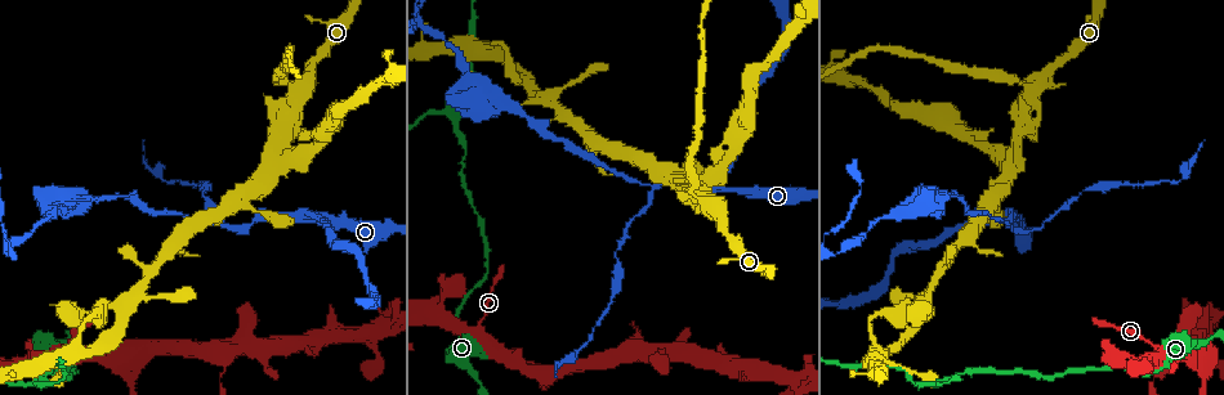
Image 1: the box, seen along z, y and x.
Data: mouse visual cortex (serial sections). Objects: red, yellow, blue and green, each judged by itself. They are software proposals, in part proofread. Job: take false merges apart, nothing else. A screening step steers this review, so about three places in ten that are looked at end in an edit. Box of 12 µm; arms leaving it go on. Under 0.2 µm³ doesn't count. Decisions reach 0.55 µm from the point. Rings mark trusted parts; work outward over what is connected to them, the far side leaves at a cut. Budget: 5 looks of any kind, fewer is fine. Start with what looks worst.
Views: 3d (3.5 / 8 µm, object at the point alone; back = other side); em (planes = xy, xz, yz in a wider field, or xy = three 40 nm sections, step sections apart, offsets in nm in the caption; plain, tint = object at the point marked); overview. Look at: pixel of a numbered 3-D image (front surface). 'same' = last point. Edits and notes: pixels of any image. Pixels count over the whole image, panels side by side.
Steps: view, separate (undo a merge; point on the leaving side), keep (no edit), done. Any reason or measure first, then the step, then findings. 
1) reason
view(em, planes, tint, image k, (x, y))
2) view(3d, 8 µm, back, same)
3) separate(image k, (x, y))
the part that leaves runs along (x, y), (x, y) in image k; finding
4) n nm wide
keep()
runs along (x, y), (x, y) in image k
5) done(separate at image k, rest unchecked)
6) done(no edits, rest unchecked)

sudden change in width
view(3d, 3.5 µm, back, image 1, (308, 217))

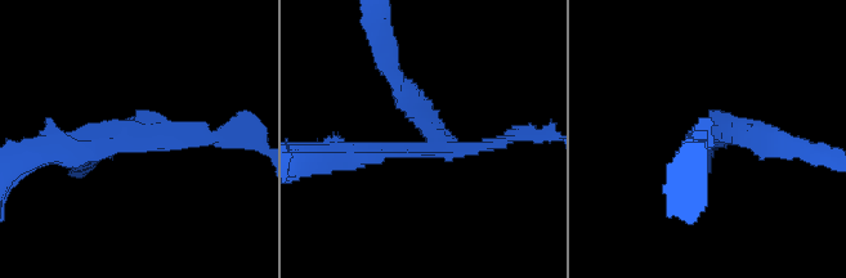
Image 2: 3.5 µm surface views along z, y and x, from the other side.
3 arms; arms of 150, 250, 250 nm; shape alone is not enough
view(em, xy, step 2, tint, image 2, (434, 142))

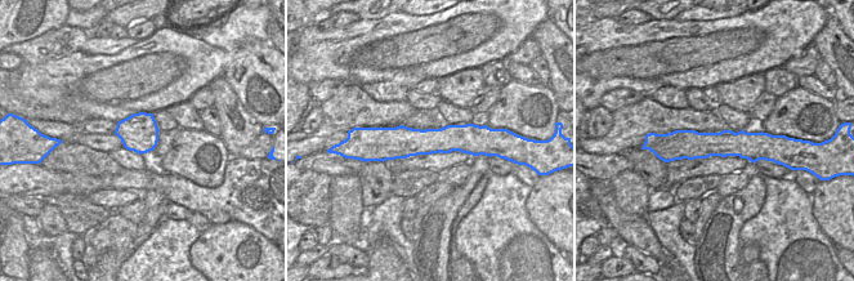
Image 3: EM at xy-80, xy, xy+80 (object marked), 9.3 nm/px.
separate(image 2, (540, 134))
the part that leaves runs along (434, 140), (486, 147), (549, 134) in image 2; two cells meet here

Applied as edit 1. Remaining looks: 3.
abrupt turn
view(3d, 8 µm, image 1, (35, 380))

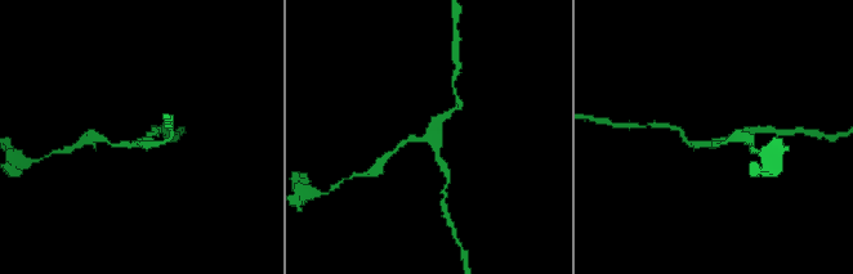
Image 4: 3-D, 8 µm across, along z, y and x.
view(3d, 3.5 µm, image 4, (430, 139))

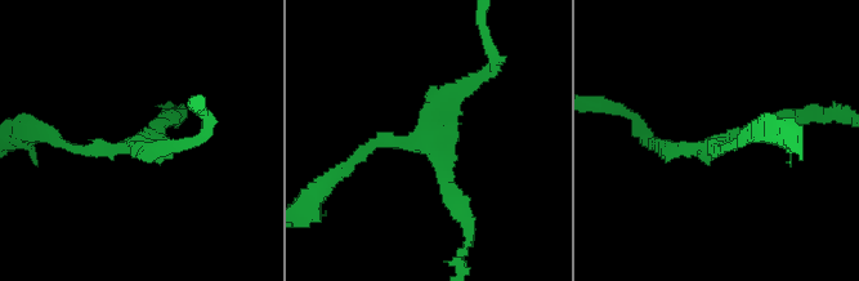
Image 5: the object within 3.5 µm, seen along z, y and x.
view(em, xy, step 3, tint, image 5, (425, 148))

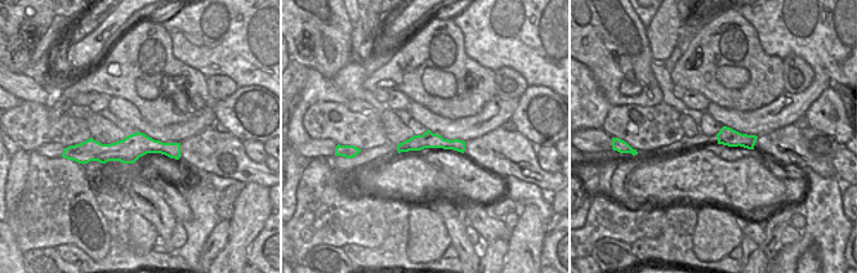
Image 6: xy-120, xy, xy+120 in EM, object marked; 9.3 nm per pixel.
keep()
all the same cell

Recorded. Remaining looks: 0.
done(separate at image 2, rest unchecked)

